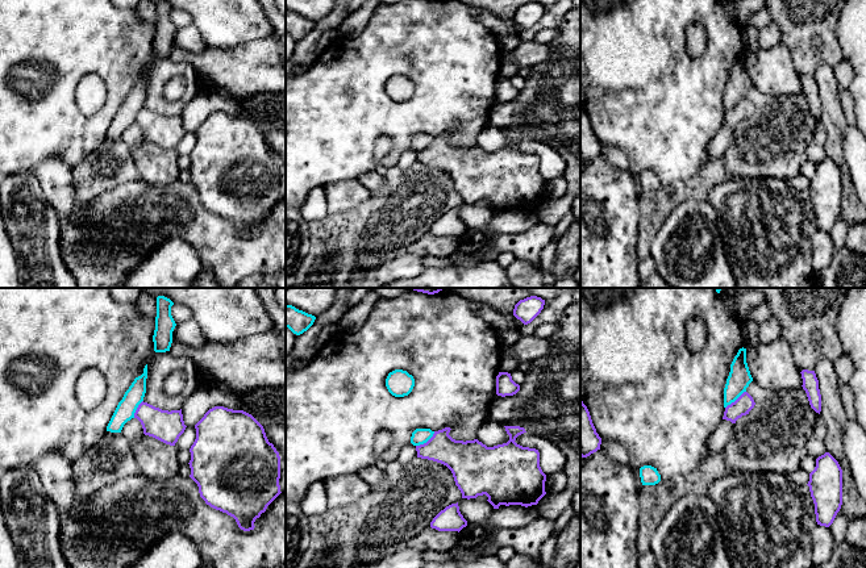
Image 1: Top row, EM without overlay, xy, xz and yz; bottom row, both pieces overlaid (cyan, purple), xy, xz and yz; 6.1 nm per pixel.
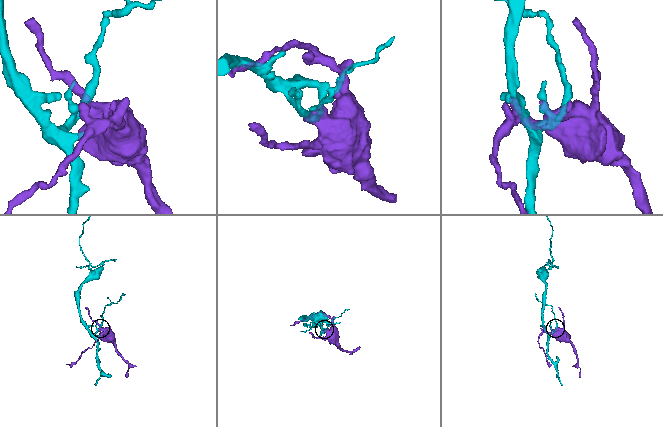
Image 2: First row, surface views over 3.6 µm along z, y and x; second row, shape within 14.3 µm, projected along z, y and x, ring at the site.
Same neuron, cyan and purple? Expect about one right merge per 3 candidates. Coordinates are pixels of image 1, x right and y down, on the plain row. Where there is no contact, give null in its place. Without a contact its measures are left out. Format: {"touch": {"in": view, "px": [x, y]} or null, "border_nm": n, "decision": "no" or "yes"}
{"touch": {"in": "xz", "px": [425, 147]}, "border_nm": 150, "decision": "no"}

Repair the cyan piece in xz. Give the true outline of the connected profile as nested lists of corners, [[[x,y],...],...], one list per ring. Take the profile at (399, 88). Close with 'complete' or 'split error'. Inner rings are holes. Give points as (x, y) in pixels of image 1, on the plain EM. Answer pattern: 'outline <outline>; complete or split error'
outline [[[395,75],[388,79],[386,84],[386,92],[392,101],[404,103],[412,97],[415,92],[415,84],[407,76]]]; complete

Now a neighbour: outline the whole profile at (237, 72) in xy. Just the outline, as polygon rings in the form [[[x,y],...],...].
[[[270,36],[236,47],[207,47],[192,53],[172,46],[170,59],[188,63],[212,92],[242,100],[268,92],[286,92],[280,62],[282,38]]]

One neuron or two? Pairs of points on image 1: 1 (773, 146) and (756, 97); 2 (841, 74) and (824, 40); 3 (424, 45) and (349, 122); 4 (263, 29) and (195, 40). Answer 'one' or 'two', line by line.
1: one
2: two
3: one
4: two

